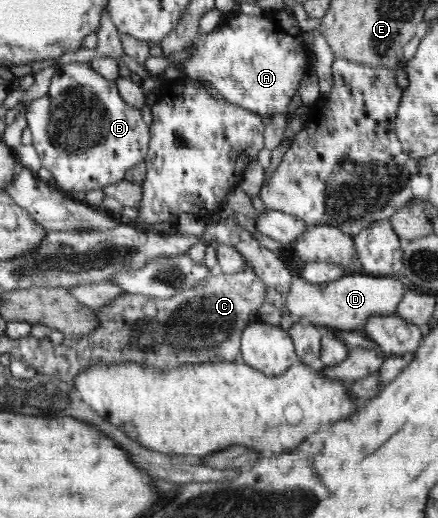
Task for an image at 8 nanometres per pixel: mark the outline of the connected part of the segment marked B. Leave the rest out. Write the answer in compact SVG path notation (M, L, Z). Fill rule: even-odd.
M71 62L61 66L52 78L46 96L27 103L25 117L41 166L52 172L62 192L72 192L78 196L86 190L106 188L120 182L128 168L138 166L138 162L147 158L151 133L140 115L140 109L124 102L119 96L116 82L104 79L89 62Z

